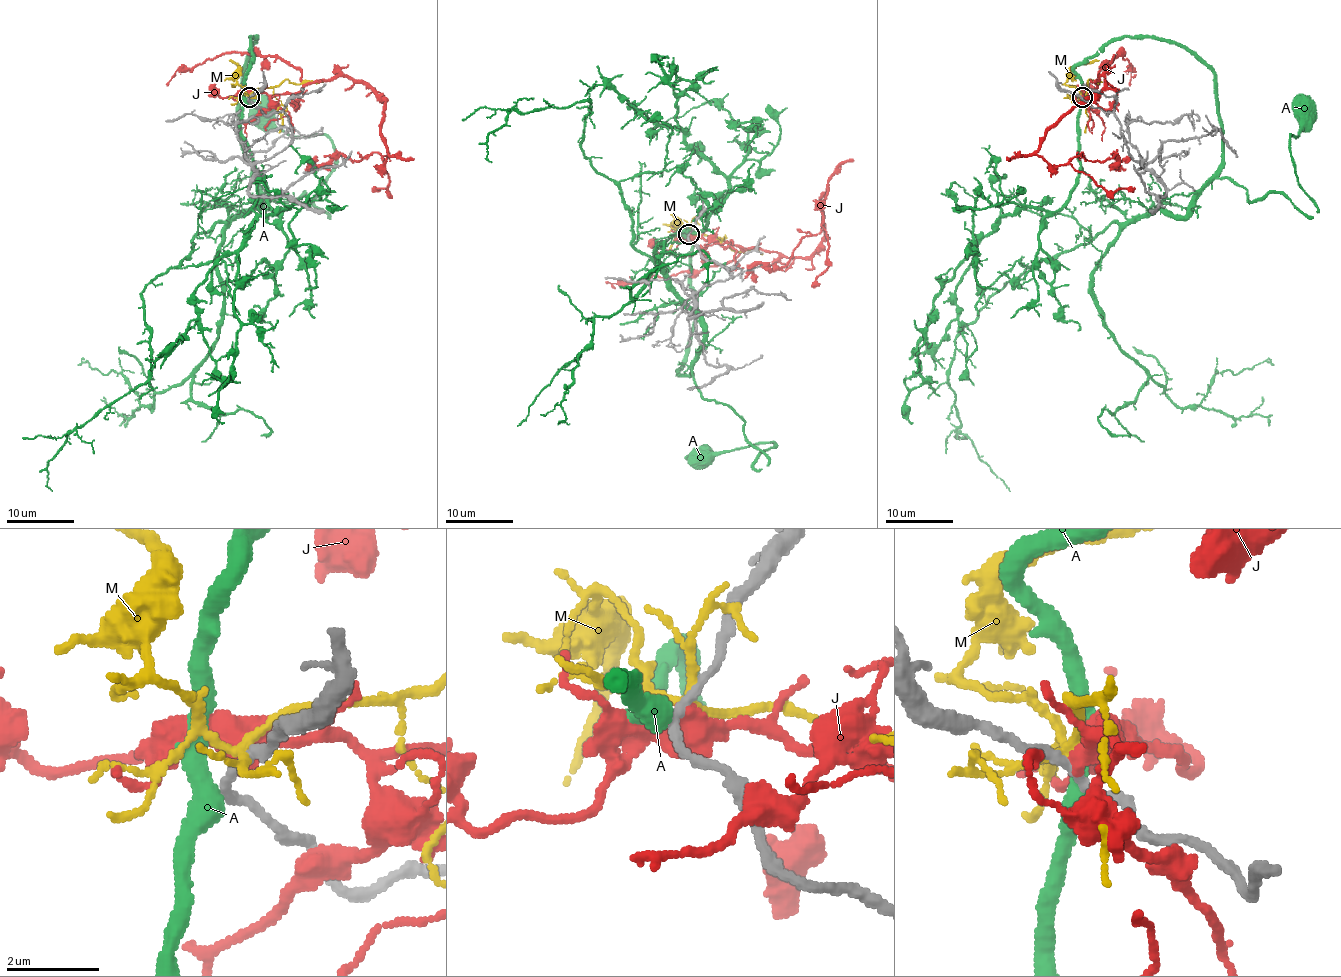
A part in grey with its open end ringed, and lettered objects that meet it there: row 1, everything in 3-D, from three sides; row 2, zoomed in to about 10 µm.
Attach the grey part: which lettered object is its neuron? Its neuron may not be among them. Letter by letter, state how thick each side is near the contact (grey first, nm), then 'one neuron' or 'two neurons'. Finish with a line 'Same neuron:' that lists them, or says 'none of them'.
A: calibres 200 and 440 nm; two neurons
J: calibres 200 and 600 nm; one neuron
M: calibres 190 and 160 nm; two neurons
Same neuron: J

